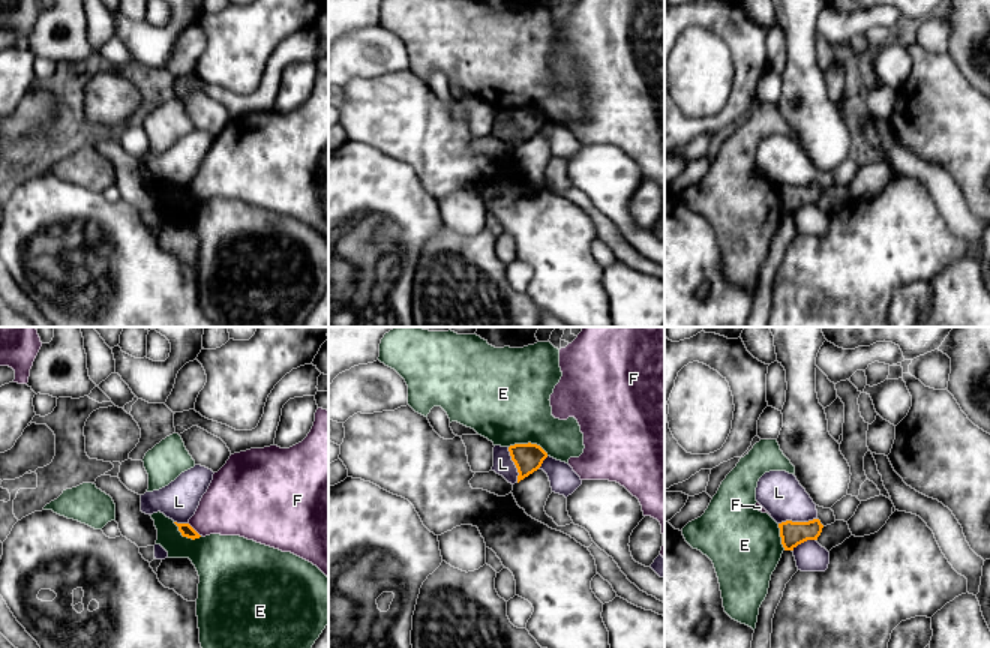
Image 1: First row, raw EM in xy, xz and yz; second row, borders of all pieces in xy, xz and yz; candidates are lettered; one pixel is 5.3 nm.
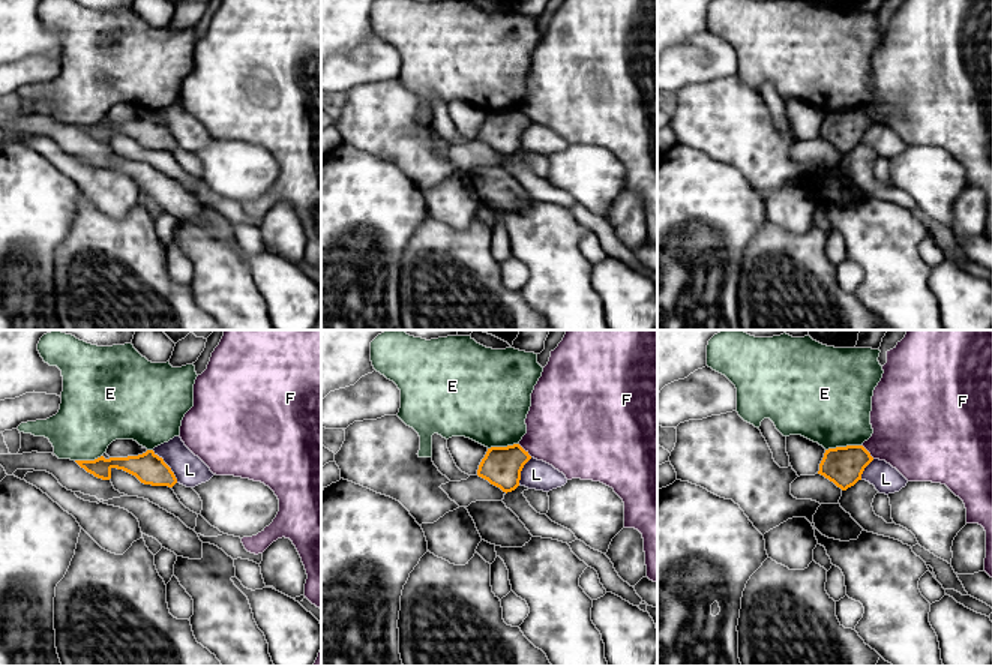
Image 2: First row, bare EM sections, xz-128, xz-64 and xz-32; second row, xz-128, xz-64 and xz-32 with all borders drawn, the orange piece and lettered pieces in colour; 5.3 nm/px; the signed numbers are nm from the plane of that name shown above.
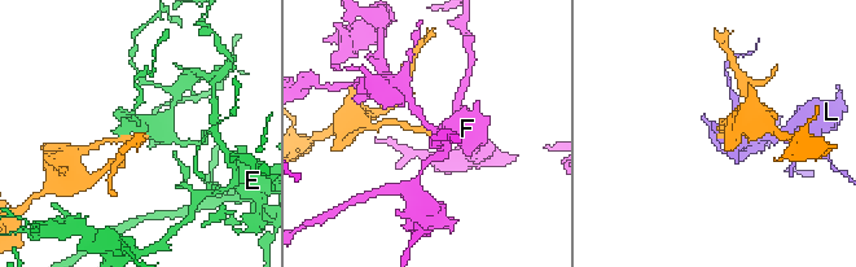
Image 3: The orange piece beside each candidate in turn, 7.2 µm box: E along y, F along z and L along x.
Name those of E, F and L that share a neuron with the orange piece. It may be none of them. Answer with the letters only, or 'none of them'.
none of them

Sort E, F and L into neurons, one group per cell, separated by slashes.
E / F / L

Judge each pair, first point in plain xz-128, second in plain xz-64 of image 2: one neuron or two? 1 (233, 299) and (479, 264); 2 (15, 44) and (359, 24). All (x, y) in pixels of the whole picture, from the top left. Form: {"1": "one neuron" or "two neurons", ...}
{"1": "two neurons", "2": "one neuron"}

